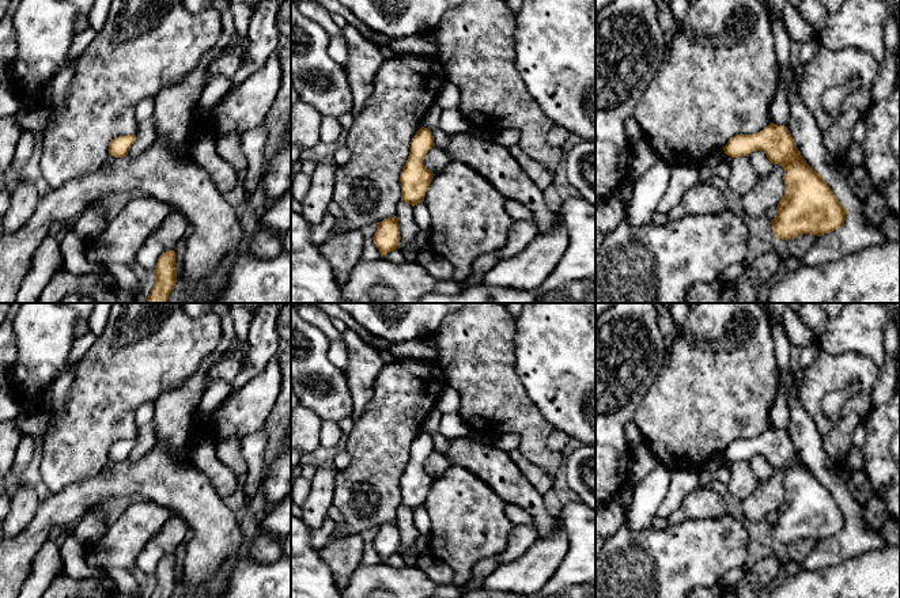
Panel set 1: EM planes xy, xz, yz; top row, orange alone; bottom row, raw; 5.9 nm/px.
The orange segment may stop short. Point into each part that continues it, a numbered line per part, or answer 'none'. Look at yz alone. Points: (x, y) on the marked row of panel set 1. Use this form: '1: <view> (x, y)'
none

